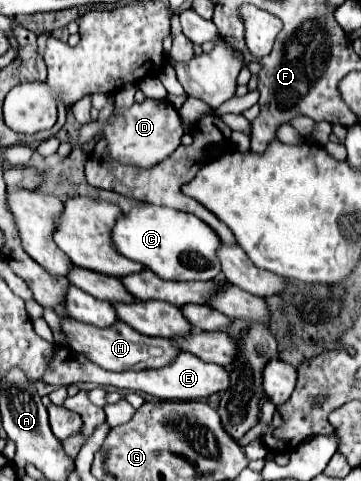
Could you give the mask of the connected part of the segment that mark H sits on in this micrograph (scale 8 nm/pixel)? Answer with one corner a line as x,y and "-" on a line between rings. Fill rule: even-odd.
63,317
61,333
65,335
67,347
71,347
79,355
85,355
87,359
91,359
93,363
97,363
99,367
103,367
107,371
125,371
125,369
139,371
139,369
163,367
169,361
173,361
173,357
179,353
177,345
173,345
171,339
141,335
123,321
117,321
117,323
101,329
95,325
87,325
87,323
79,323
69,317

